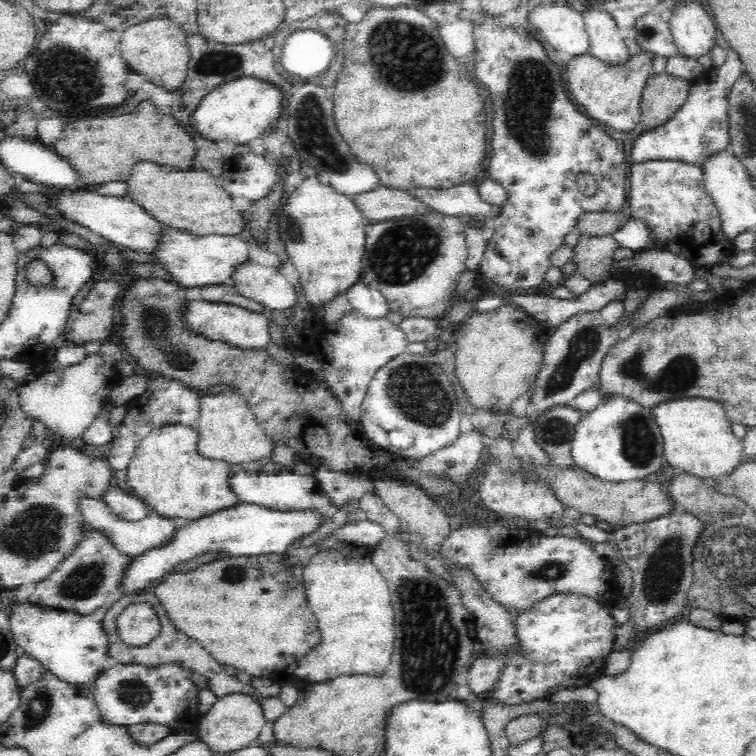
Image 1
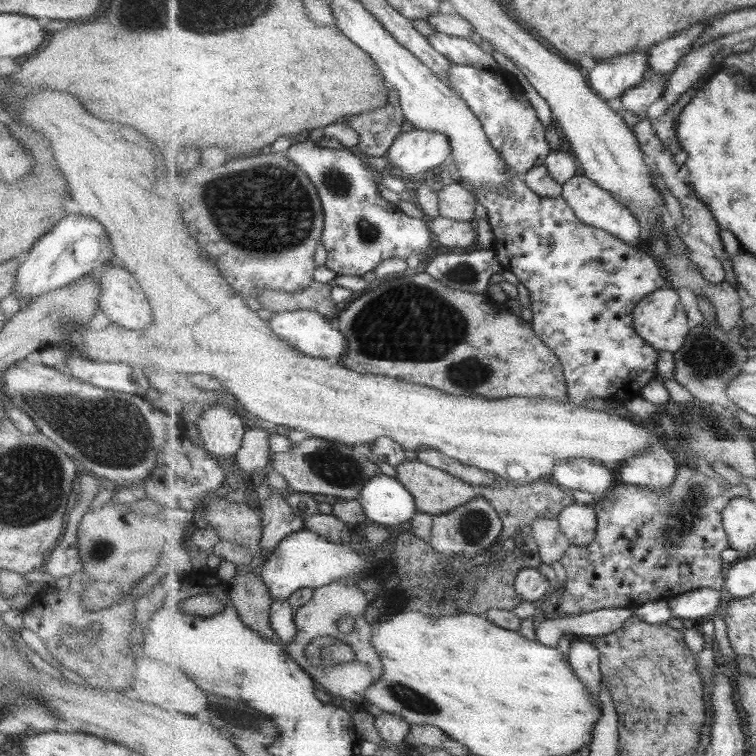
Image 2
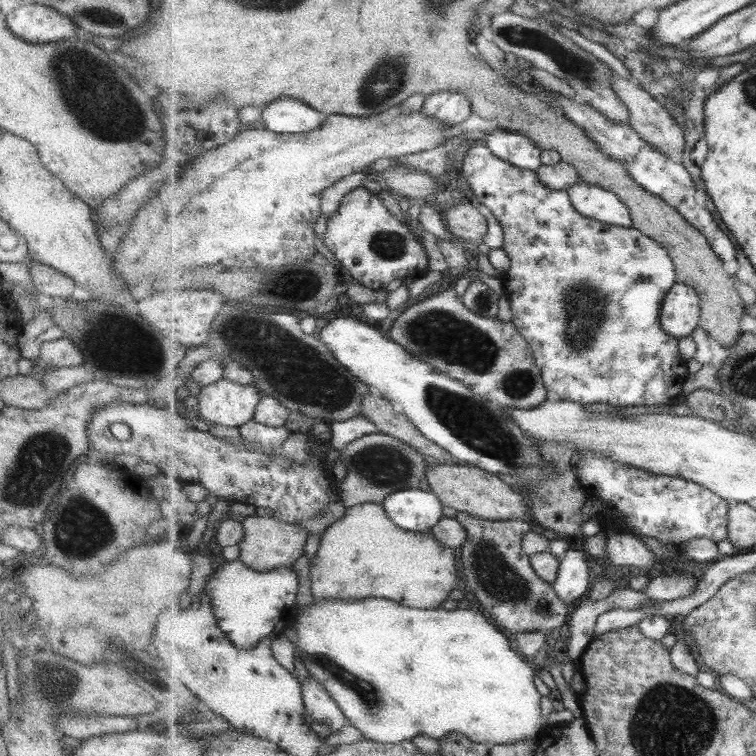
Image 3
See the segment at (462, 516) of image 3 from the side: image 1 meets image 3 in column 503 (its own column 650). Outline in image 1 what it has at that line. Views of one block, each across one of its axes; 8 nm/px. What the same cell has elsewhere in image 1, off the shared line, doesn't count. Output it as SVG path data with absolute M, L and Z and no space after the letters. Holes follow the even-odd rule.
M676 507L669 515L646 523L626 524L610 534L618 557L630 566L632 583L627 602L635 629L645 632L687 611L684 606L693 583L693 550L706 525L697 514Z

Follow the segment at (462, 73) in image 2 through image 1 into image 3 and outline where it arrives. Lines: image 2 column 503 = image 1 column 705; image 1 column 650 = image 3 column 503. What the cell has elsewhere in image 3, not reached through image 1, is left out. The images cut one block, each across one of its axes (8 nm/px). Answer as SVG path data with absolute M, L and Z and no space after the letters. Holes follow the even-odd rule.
M496 128L483 137L495 156L519 168L536 171L542 165L542 151L524 134Z

